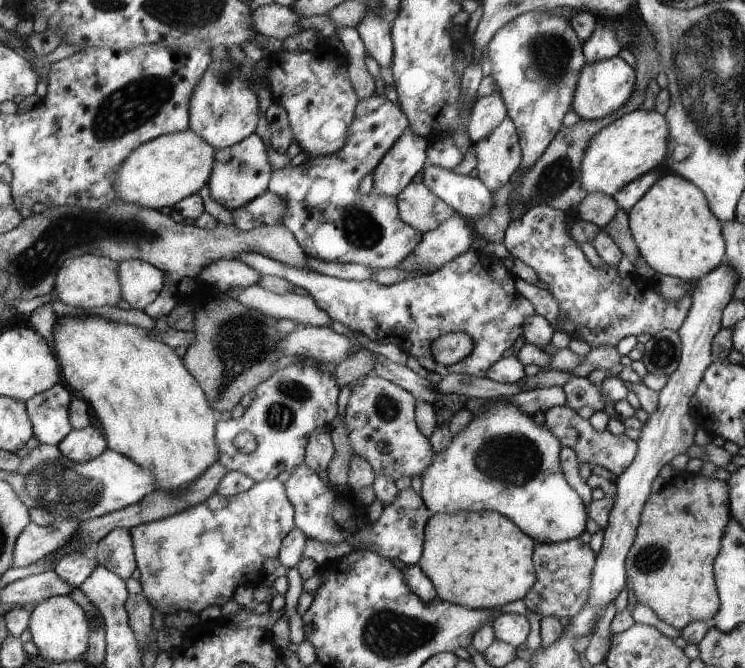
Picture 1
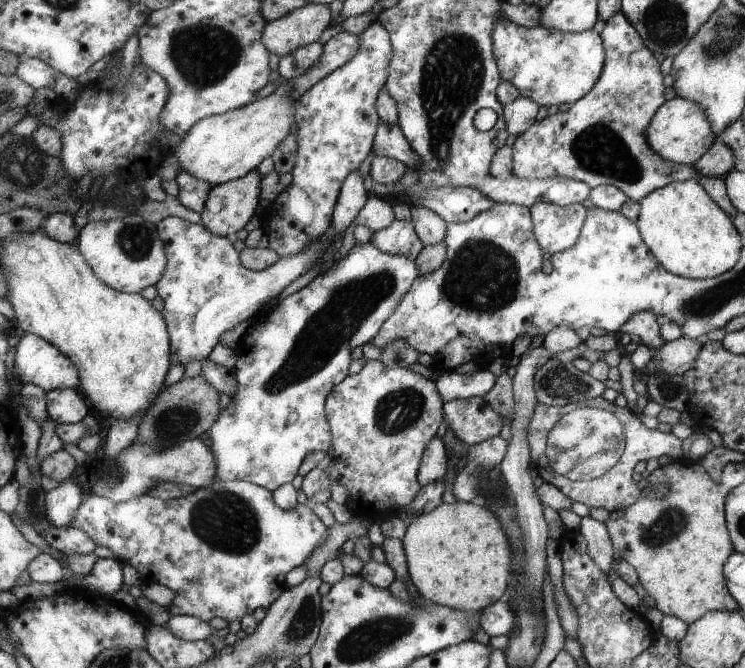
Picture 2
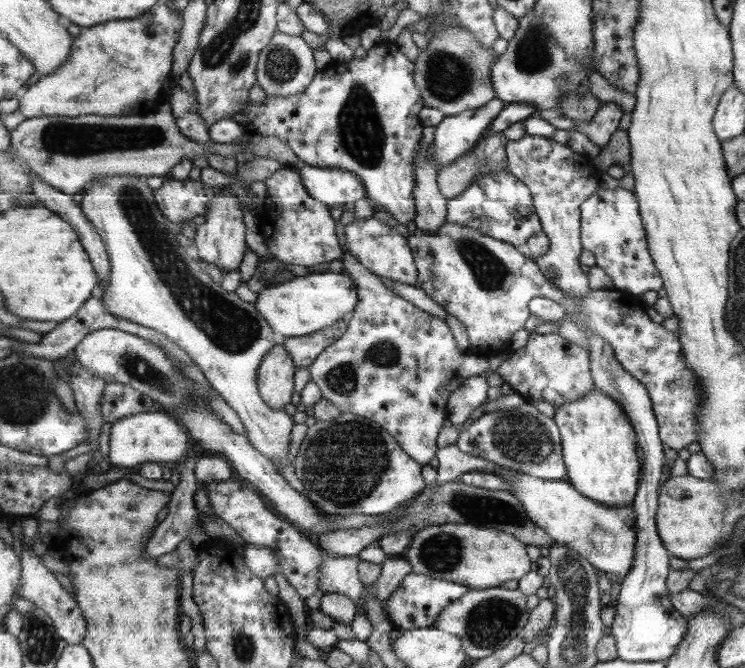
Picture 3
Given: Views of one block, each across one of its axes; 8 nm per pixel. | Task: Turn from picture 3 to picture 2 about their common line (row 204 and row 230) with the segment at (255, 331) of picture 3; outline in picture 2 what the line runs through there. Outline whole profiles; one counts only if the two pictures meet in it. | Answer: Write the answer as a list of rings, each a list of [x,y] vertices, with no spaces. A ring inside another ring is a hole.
[[[134,212],[128,213],[125,218],[110,221],[88,221],[81,228],[76,244],[96,274],[108,286],[125,293],[140,293],[147,286],[155,285],[163,278],[167,270],[168,256],[165,251],[165,244],[159,236],[158,226],[144,220]]]

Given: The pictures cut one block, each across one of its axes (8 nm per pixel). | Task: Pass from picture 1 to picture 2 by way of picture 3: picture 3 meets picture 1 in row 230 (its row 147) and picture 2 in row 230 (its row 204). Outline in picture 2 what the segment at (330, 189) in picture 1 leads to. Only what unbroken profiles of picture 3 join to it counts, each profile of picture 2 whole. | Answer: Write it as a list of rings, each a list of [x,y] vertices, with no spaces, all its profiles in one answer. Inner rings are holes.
[[[394,219],[386,228],[372,233],[370,242],[385,253],[406,255],[415,259],[425,247],[415,225],[410,221]]]

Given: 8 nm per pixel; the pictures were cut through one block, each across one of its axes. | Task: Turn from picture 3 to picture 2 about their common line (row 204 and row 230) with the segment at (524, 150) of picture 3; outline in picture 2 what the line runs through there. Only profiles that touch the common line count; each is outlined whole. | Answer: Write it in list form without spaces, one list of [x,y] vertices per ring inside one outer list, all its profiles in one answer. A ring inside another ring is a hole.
[[[543,200],[531,210],[538,240],[545,252],[553,255],[578,243],[587,218],[587,208],[582,203],[557,205]]]

